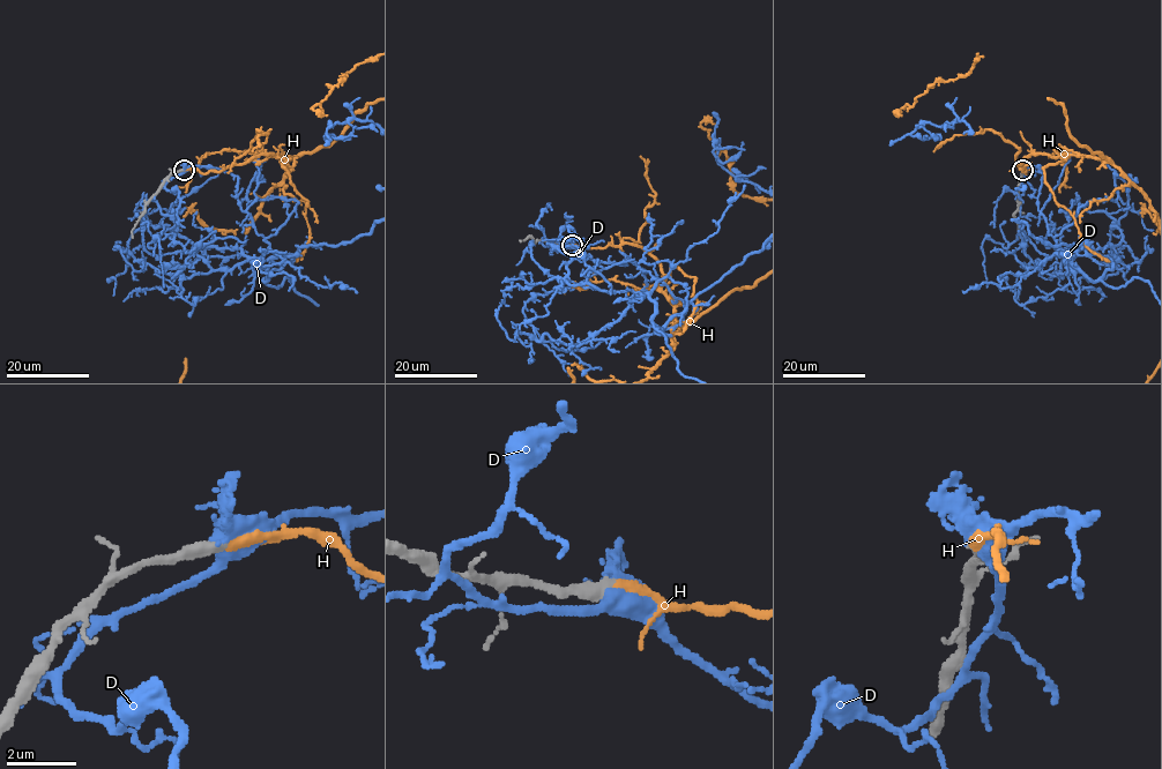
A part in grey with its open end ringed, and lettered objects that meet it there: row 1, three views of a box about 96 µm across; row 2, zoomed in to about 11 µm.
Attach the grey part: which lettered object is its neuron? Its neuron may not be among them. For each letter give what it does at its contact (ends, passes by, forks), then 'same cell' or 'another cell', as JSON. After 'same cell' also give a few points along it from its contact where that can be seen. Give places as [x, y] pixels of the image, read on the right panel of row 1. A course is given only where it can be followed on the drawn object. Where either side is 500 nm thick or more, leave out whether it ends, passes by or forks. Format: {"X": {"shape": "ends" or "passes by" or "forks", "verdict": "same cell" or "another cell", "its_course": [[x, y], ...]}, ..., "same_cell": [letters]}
{"D": {"shape": "forks", "verdict": "another cell"}, "H": {"shape": "ends", "verdict": "same cell"}, "same_cell": ["H"]}

